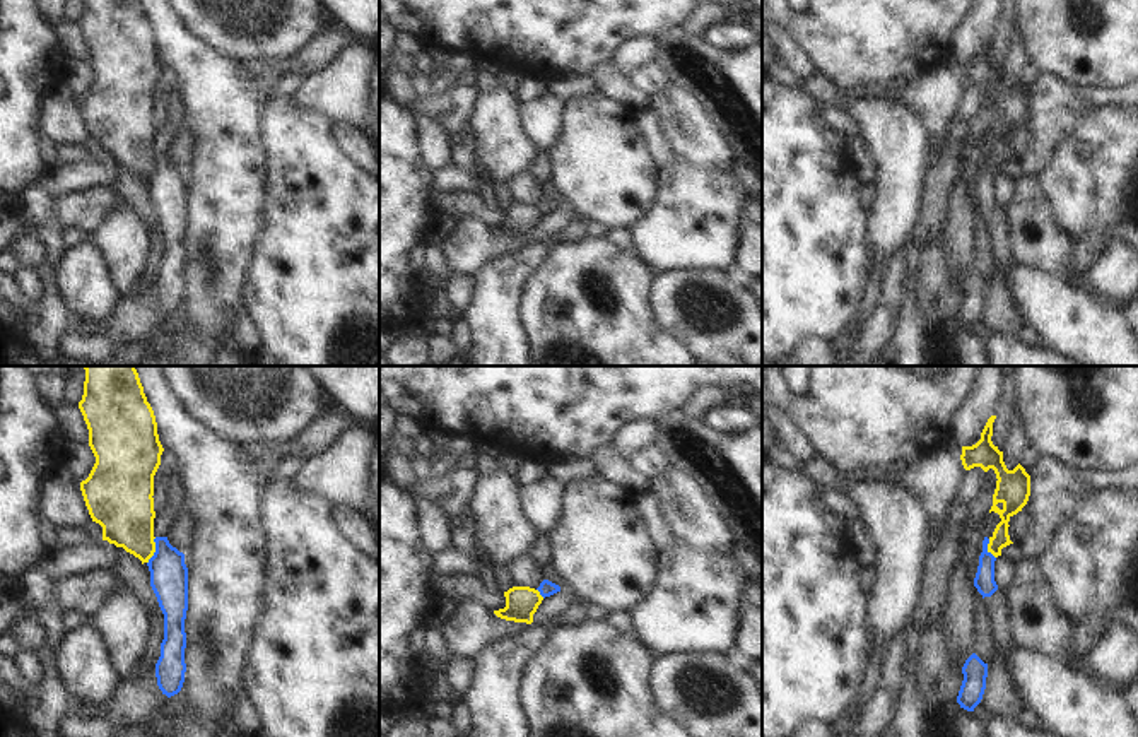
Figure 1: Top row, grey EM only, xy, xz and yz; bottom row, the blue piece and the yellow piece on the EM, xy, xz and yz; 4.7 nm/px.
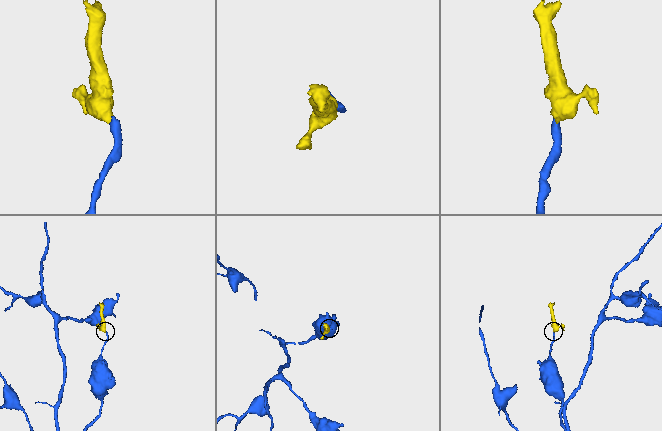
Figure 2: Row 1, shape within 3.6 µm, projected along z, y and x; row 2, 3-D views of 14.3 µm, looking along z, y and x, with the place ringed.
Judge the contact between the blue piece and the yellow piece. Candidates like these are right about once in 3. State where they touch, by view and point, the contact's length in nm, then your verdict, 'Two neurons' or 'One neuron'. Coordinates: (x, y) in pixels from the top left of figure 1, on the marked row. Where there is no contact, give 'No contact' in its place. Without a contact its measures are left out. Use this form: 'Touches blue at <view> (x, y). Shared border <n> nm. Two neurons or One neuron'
Touches blue at xy (156, 551). Shared border 130 nm. Two neurons.

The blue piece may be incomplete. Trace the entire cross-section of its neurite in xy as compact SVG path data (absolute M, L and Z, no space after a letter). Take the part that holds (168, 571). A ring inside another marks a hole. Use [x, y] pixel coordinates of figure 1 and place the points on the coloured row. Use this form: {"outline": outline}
{"outline": "M155 537L155 552L149 559L150 587L164 614L164 640L155 663L157 686L167 698L178 694L185 682L185 619L188 610L188 568L185 554L167 537Z"}

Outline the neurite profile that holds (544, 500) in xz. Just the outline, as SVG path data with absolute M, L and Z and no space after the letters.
M547 475L523 487L523 511L530 522L548 535L564 513L566 484Z

